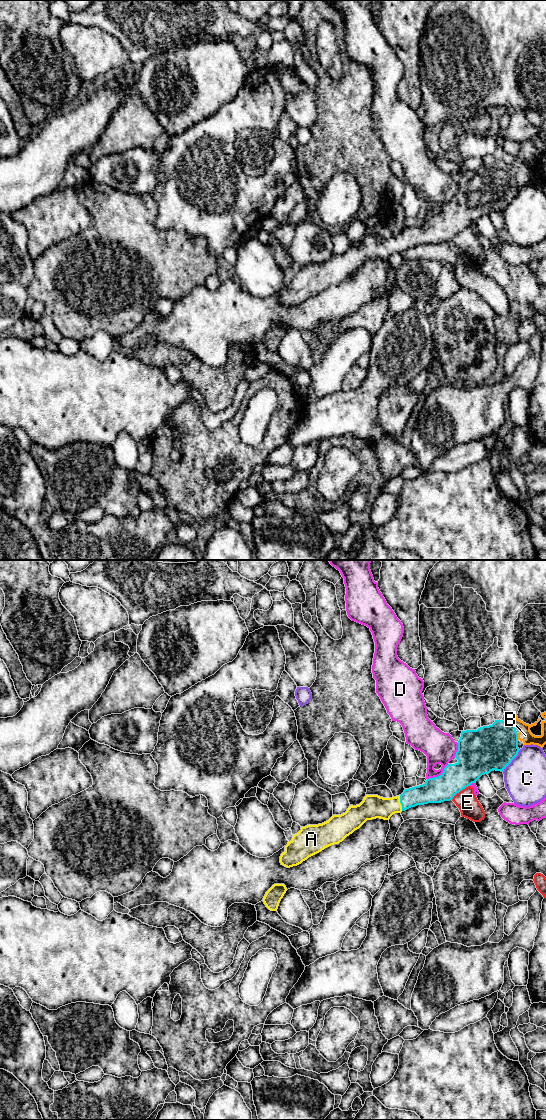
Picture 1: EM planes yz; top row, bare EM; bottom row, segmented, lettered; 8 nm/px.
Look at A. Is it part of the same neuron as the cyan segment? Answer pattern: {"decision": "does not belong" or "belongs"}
{"decision": "belongs"}

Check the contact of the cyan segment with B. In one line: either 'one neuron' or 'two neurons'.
two neurons

